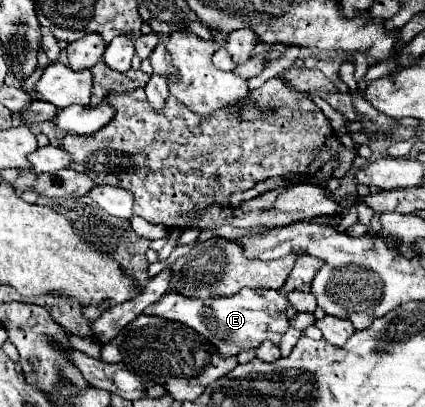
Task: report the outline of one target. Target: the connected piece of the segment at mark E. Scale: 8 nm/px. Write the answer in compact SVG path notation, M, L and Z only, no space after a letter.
M242 288L232 296L216 296L208 300L182 298L182 294L170 292L166 294L166 298L164 298L164 306L160 306L164 310L164 314L160 316L166 320L174 316L174 322L190 326L192 330L208 338L218 348L218 354L222 356L238 356L244 350L258 348L264 340L278 344L282 334L290 326L290 320L286 318L288 298L282 296L278 290L268 290L264 294L258 294L256 290Z

